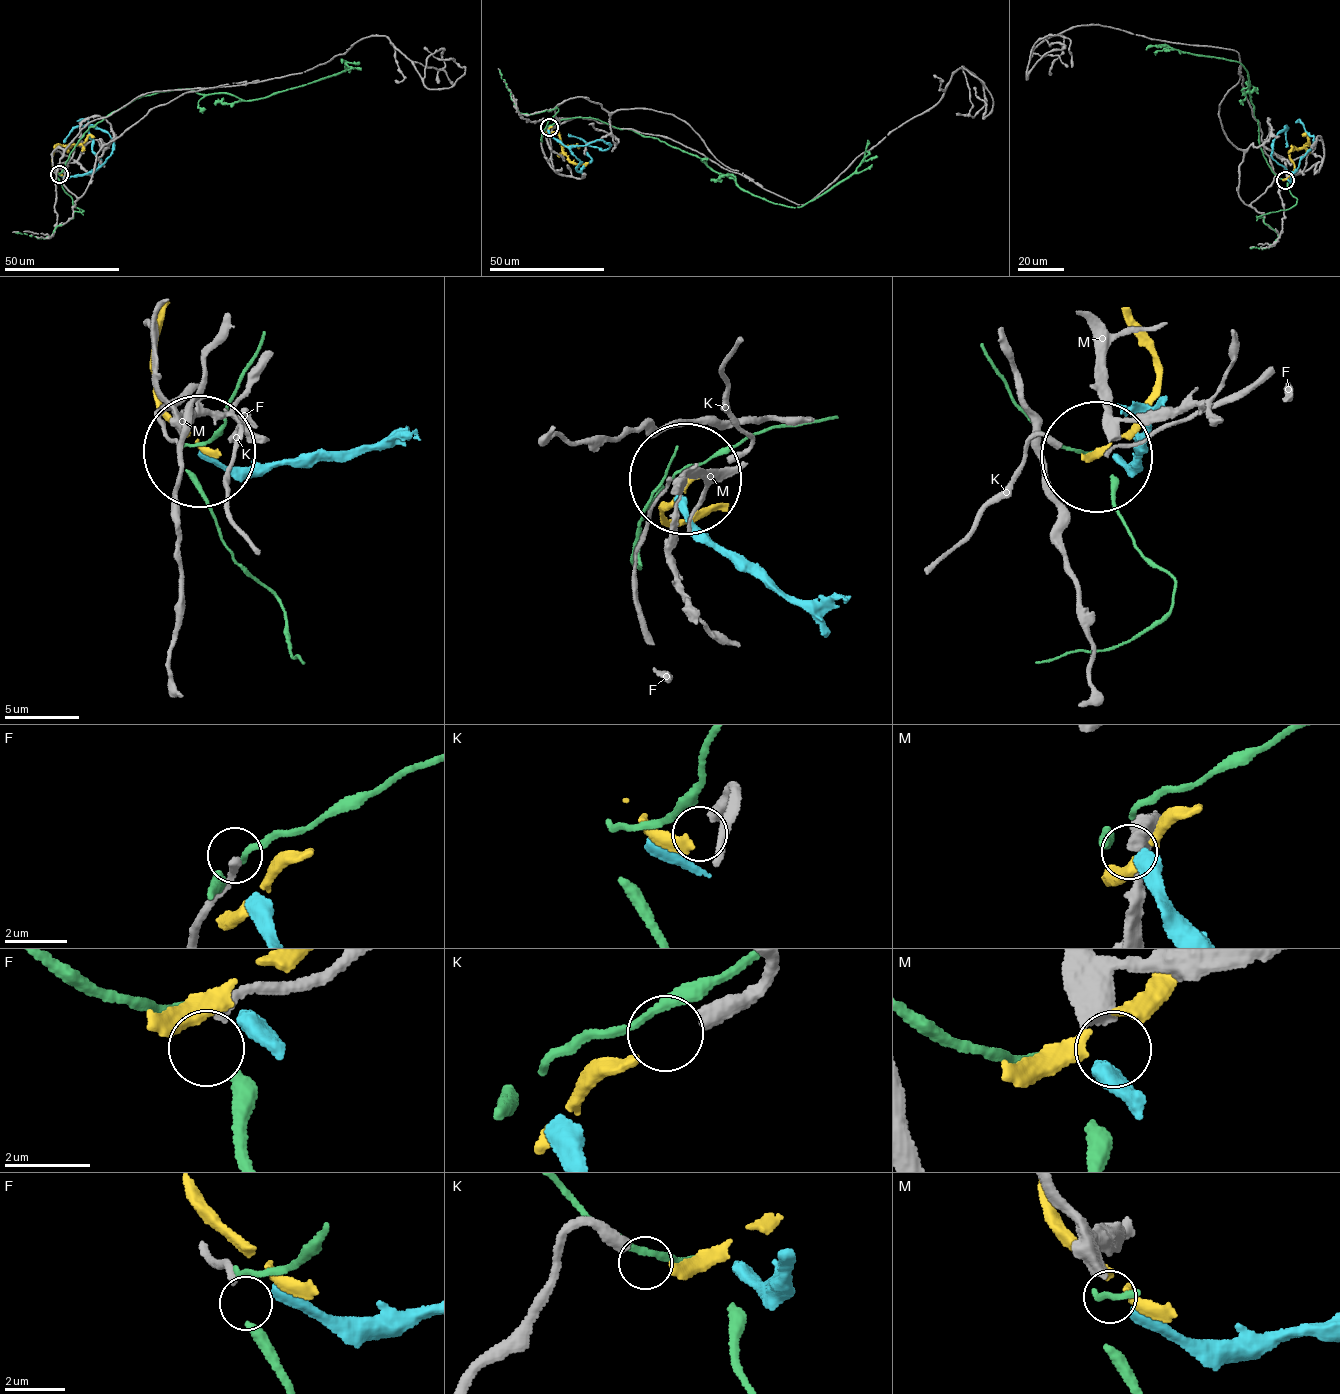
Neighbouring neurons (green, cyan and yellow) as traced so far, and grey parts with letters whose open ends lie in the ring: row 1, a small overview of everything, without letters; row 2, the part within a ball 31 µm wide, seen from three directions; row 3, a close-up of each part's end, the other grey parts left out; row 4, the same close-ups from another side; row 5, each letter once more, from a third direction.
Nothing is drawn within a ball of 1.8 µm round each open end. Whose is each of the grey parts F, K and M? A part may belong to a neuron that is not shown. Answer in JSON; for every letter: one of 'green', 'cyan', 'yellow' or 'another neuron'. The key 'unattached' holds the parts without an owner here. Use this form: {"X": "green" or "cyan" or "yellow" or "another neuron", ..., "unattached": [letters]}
{"F": "another neuron", "K": "yellow", "M": "cyan", "unattached": ["F"]}

